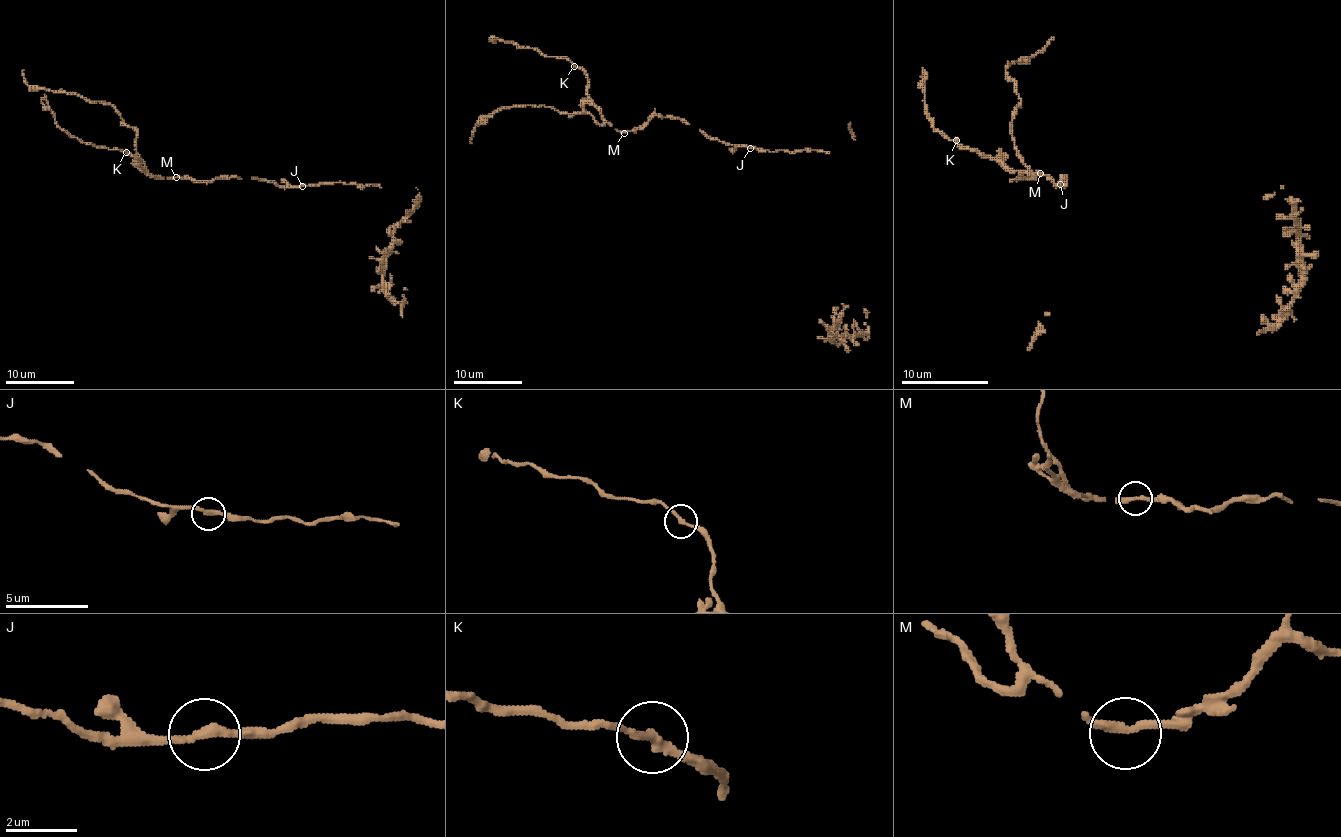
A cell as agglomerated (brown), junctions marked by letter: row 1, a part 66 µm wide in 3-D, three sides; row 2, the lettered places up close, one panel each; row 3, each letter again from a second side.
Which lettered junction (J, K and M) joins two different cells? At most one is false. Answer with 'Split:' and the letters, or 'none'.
Split: none

